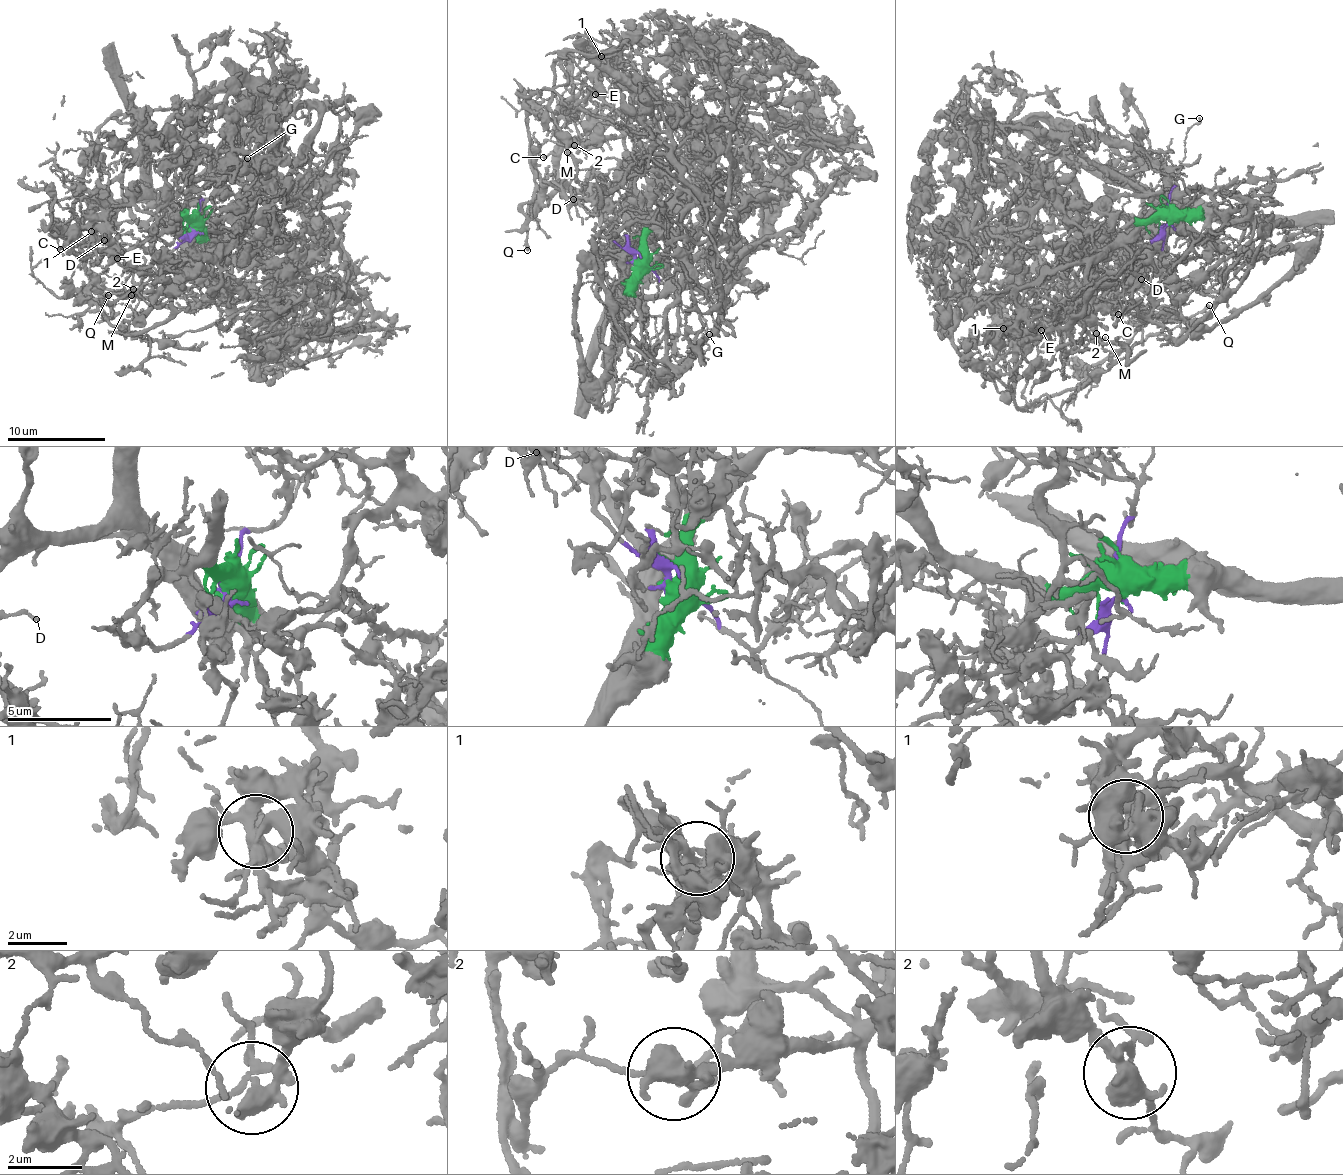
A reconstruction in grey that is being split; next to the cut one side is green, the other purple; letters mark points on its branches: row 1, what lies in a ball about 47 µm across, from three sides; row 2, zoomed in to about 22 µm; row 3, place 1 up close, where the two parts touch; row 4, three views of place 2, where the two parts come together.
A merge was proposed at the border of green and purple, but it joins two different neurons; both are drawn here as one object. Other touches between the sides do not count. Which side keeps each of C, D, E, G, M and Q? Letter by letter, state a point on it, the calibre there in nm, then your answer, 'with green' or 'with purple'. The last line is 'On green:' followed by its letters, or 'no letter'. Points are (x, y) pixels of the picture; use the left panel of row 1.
C: (60, 249) | 180 nm | with green
D: (104, 240) | 180 nm | with green
E: (117, 258) | 120 nm | with purple
G: (247, 158) | 170 nm | with purple
M: (131, 295) | 280 nm | with purple
Q: (108, 295) | 280 nm | with green
On green: C, D, Q

